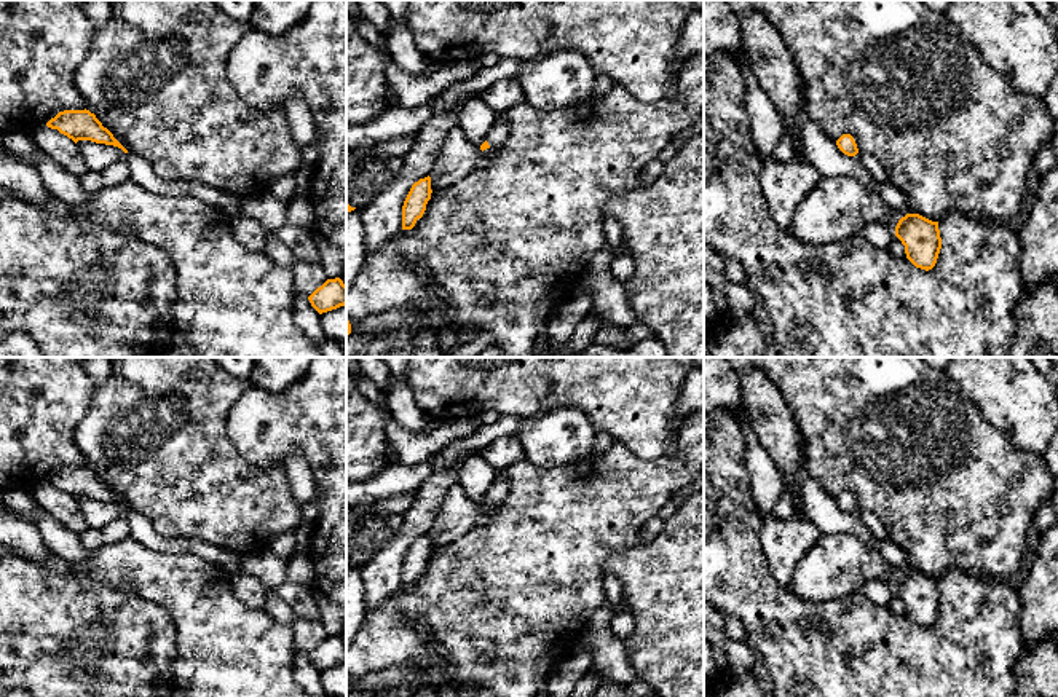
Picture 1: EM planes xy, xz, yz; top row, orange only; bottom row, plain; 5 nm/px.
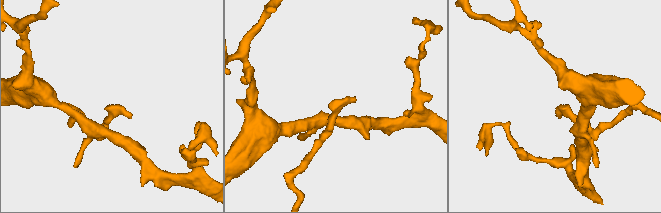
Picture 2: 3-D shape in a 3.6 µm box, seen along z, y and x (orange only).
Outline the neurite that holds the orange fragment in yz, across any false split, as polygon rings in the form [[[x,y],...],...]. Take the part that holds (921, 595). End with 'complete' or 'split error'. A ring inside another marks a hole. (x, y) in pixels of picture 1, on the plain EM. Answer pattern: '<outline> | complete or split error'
[[[906,571],[895,584],[895,593],[905,603],[906,616],[921,627],[932,627],[937,620],[942,595],[938,579],[919,571]]] | complete

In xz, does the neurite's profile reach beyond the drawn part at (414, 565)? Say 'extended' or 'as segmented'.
as segmented

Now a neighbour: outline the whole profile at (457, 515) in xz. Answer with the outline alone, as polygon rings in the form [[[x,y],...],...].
[[[460,483],[450,486],[429,533],[431,553],[452,544],[461,534],[474,528],[482,512],[484,510],[464,494]]]

